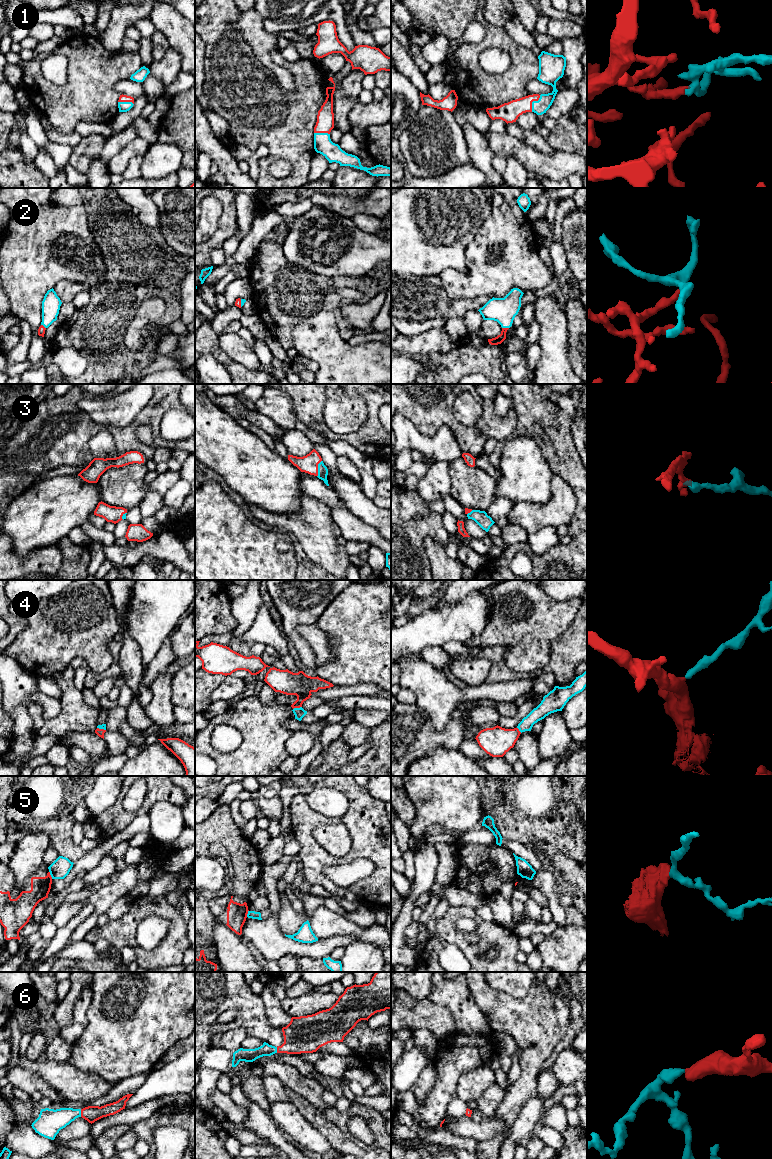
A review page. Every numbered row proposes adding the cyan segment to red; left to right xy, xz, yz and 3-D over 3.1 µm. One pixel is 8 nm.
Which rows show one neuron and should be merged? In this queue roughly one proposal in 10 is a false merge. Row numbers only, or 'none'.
1, 2, 3, 4, 6

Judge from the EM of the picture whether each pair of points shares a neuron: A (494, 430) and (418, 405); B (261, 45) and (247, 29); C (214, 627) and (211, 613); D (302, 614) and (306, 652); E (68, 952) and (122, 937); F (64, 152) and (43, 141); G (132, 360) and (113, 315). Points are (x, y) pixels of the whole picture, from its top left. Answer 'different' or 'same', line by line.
A: same
B: same
C: same
D: same
E: different
F: same
G: same

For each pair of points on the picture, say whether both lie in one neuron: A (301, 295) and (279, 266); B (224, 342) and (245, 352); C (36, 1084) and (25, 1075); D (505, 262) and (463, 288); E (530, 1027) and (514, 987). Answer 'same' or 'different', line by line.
A: same
B: same
C: same
D: same
E: different

